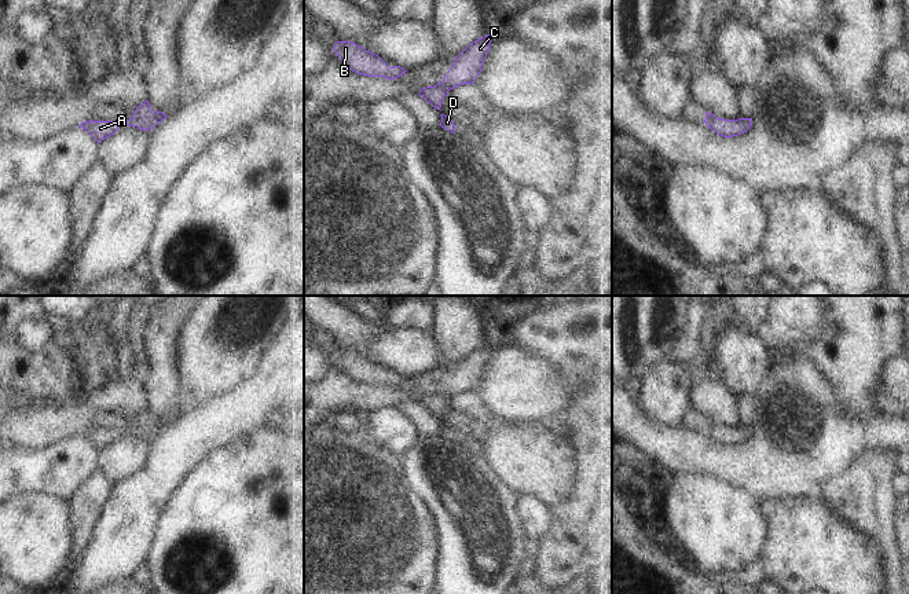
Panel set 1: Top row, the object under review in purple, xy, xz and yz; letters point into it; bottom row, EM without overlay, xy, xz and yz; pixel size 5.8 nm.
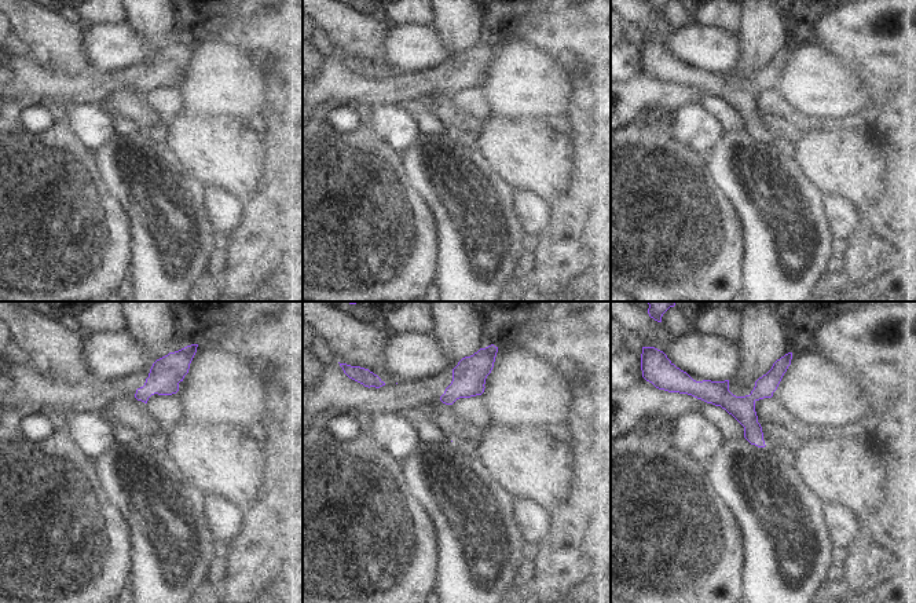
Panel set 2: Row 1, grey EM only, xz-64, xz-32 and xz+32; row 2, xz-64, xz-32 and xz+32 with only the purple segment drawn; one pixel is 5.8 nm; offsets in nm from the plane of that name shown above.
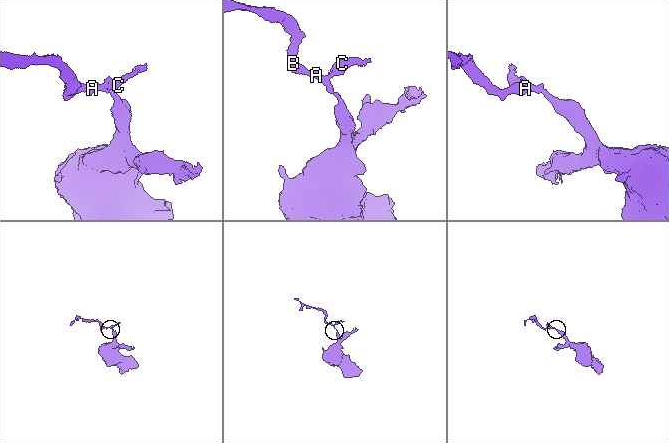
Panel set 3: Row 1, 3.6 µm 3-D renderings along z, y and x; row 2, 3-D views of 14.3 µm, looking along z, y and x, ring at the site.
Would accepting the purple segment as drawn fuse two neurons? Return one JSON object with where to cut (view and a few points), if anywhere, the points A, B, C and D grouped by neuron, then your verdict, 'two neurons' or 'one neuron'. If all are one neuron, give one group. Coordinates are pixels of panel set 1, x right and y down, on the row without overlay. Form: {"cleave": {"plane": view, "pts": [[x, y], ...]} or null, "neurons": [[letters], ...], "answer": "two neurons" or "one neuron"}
{"cleave": {"plane": "xz", "pts": [[440, 389], [447, 399]]}, "neurons": [["A", "B", "D"], ["C"]], "answer": "two neurons"}

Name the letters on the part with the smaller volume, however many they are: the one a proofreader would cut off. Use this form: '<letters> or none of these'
C

